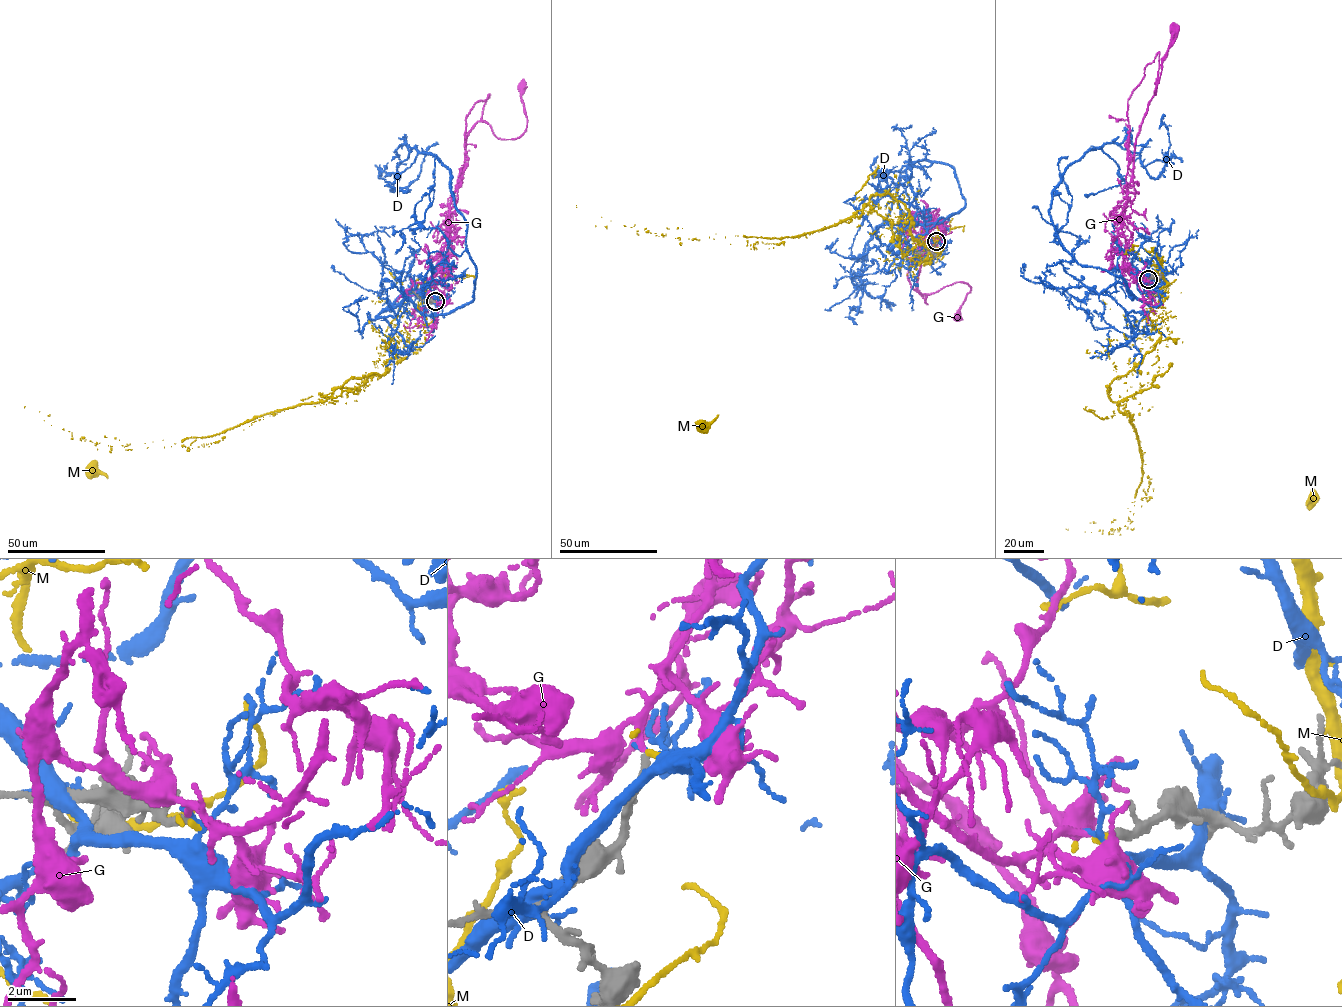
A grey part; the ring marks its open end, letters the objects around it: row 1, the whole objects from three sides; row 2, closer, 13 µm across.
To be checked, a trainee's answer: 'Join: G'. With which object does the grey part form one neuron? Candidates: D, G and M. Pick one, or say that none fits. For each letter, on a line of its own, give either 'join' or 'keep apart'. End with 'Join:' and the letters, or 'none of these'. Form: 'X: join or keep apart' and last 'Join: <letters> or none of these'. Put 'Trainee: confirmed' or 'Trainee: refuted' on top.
Trainee: confirmed
D: keep apart
G: join
M: keep apart
Join: G

